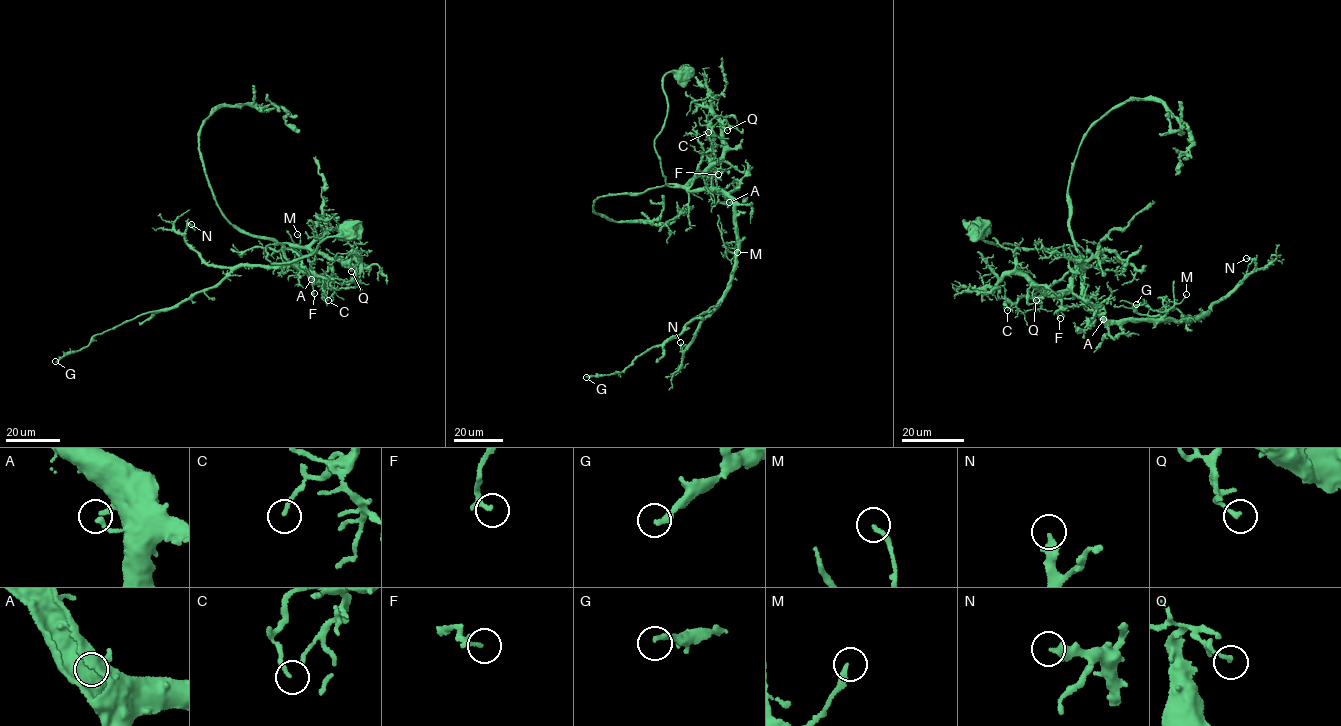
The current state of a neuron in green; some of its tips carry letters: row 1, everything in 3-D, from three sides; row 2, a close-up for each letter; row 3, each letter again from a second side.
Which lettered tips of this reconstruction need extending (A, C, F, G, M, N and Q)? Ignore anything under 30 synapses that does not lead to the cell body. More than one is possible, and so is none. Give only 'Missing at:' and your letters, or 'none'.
Missing at: none

